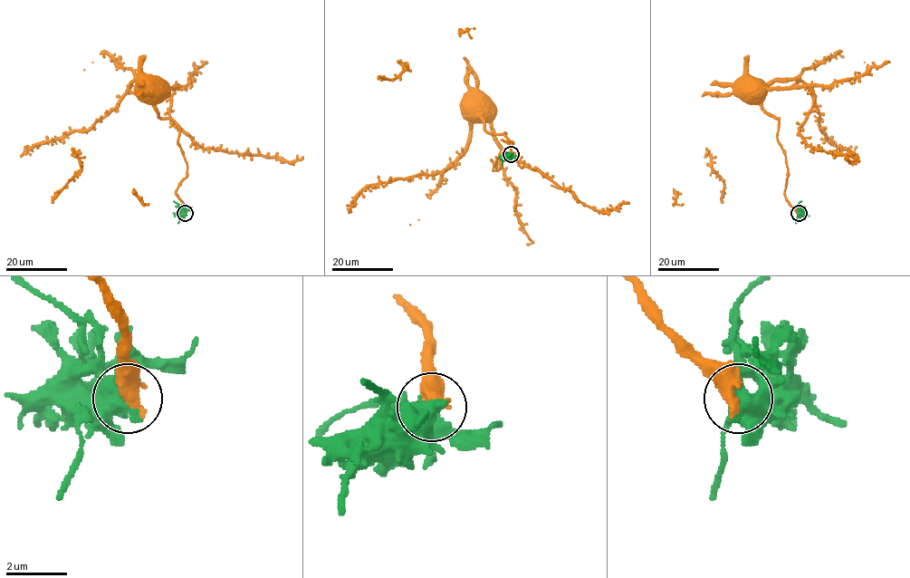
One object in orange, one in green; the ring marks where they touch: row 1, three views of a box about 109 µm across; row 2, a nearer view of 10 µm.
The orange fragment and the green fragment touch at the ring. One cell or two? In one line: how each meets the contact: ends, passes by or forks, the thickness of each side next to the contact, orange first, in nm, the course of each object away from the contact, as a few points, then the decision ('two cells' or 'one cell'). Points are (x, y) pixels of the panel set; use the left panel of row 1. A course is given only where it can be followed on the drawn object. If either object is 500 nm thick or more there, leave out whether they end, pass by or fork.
calibres 550 and 460 nm; course orange (185, 213), (176, 192), (186, 167), (178, 140), (179, 127), (170, 119), (159, 117), (149, 101), (151, 83); course green (185, 213), (174, 200); two cells

